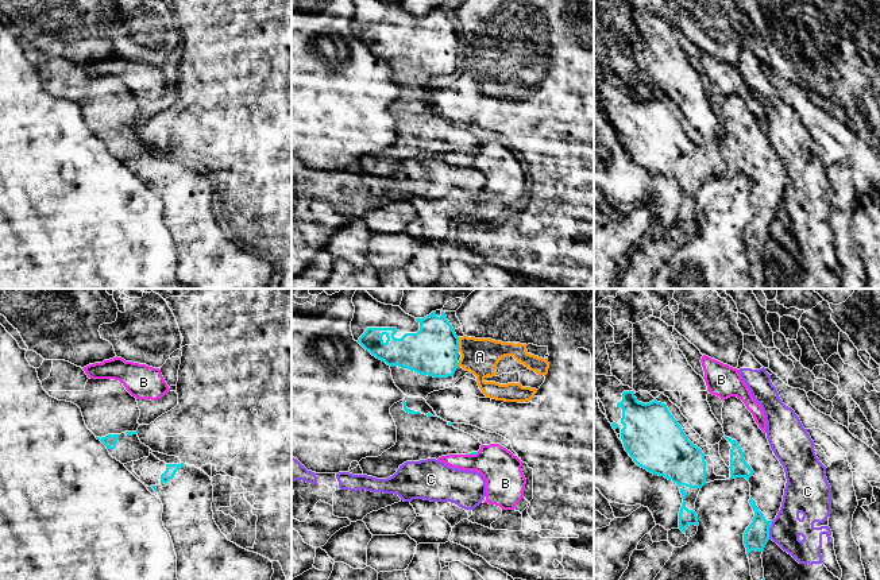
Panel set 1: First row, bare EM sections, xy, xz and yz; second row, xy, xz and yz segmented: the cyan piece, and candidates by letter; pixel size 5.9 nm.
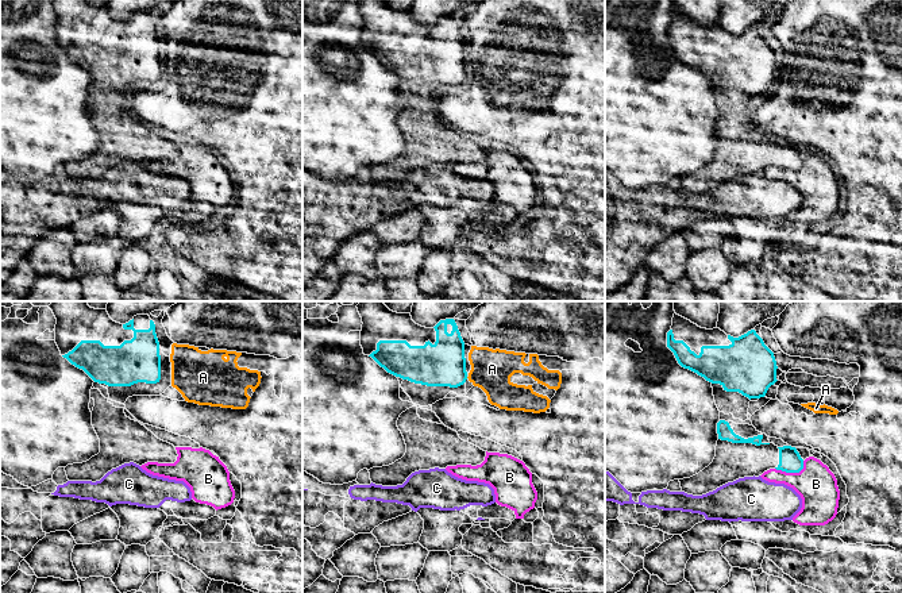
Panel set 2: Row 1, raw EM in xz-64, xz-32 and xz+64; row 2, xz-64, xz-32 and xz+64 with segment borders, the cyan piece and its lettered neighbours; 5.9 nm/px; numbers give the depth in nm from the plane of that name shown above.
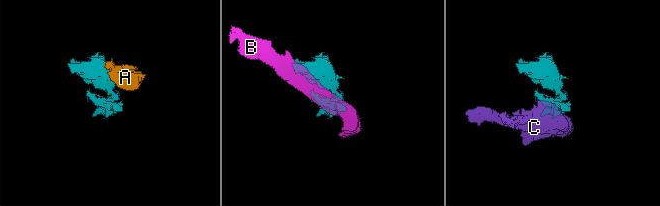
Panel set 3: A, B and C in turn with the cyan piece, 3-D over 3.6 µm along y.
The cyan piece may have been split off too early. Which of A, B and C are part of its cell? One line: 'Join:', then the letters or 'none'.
Join: none

